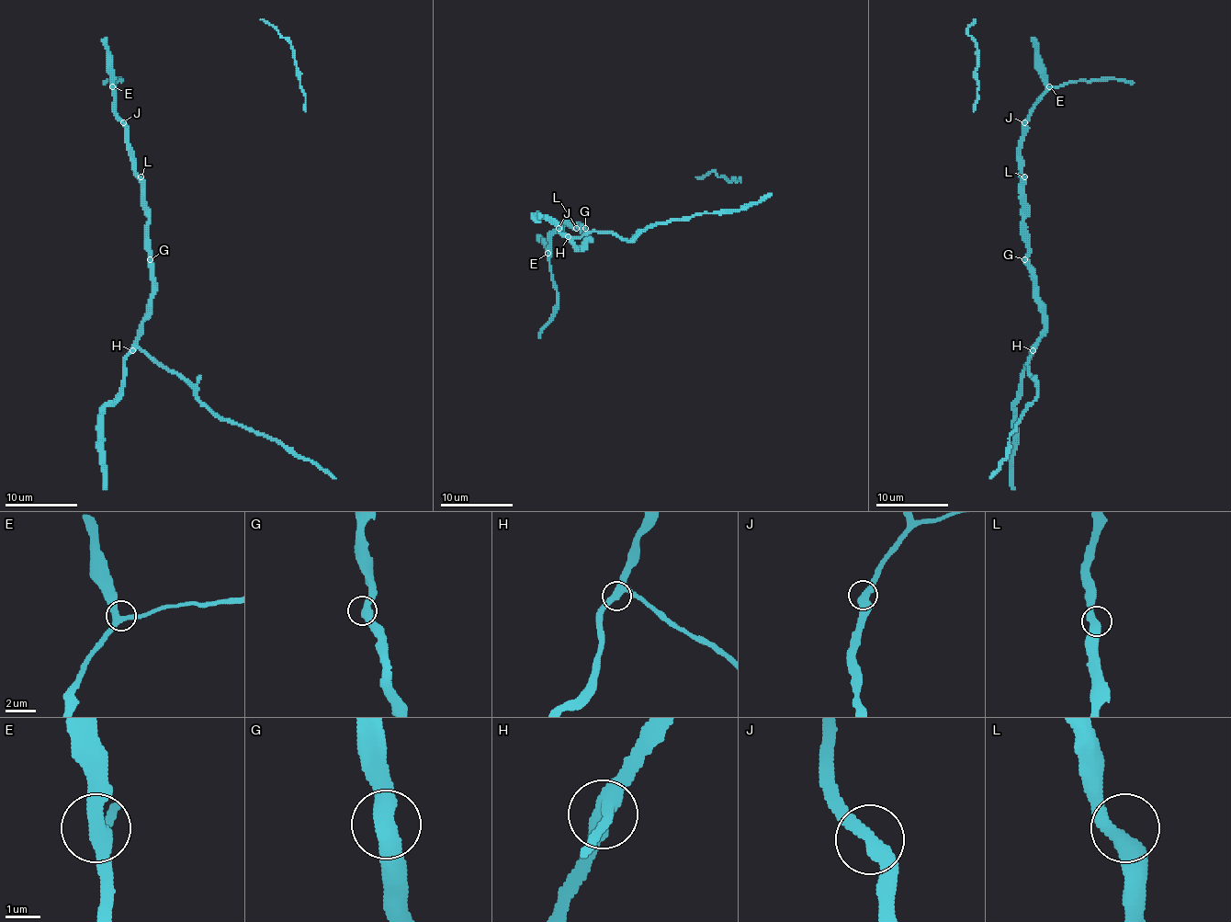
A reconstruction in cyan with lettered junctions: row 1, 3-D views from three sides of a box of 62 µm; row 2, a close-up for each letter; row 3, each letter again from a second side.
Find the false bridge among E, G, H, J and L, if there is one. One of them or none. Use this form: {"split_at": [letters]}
{"split_at": []}

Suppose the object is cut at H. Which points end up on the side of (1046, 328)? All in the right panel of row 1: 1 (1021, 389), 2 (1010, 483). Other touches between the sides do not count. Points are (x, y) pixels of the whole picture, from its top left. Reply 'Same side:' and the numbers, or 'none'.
Same side: none

